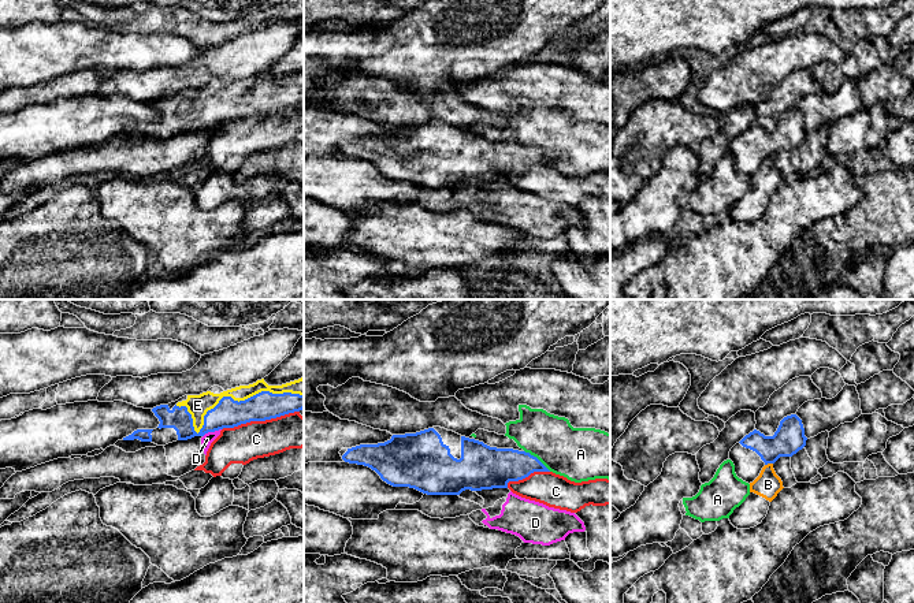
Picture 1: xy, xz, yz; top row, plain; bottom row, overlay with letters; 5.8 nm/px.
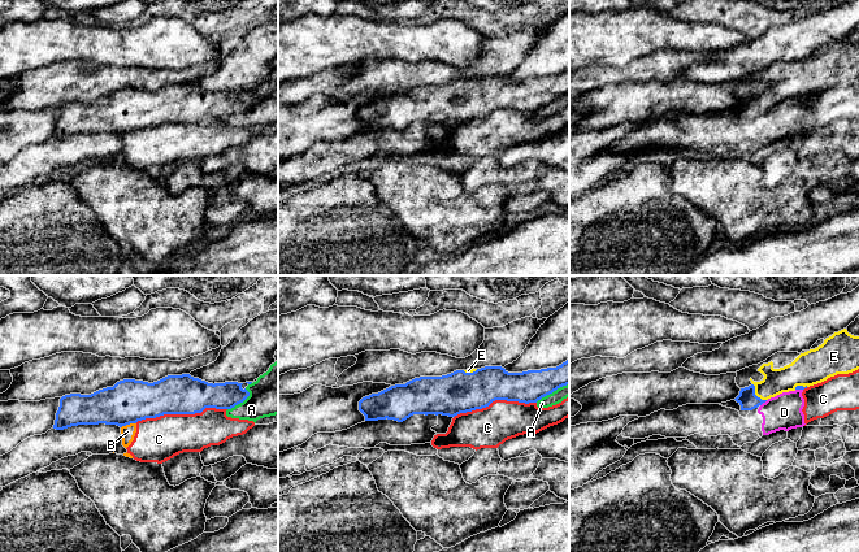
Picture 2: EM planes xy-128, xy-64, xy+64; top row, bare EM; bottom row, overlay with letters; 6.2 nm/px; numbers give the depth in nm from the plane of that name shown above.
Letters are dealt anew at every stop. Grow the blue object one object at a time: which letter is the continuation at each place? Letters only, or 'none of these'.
E

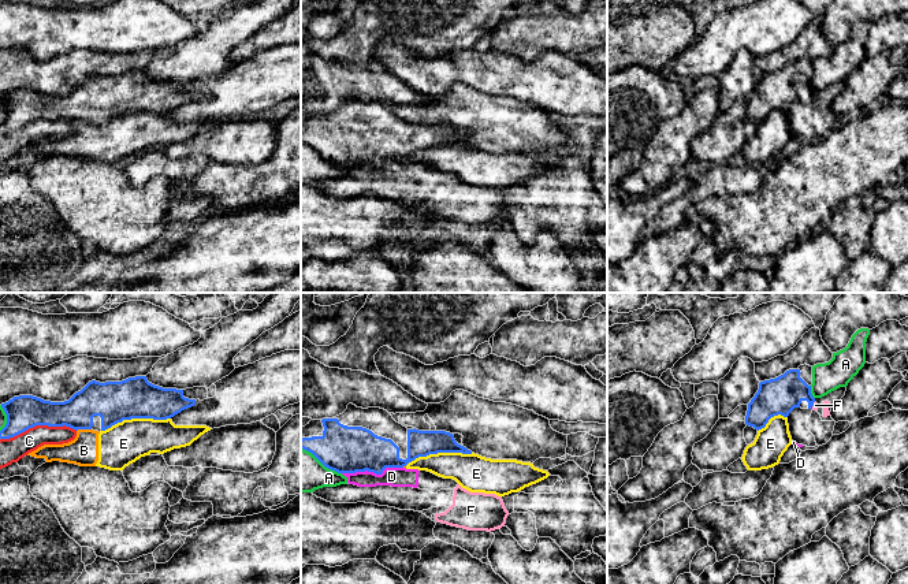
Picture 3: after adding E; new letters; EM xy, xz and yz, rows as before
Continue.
none of these

